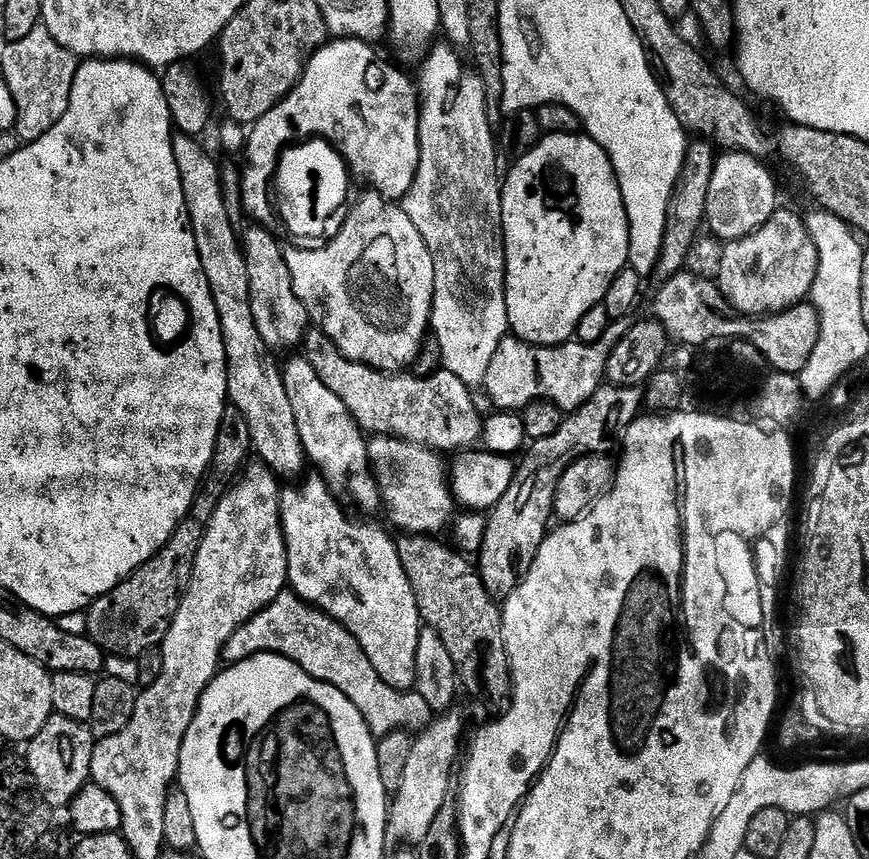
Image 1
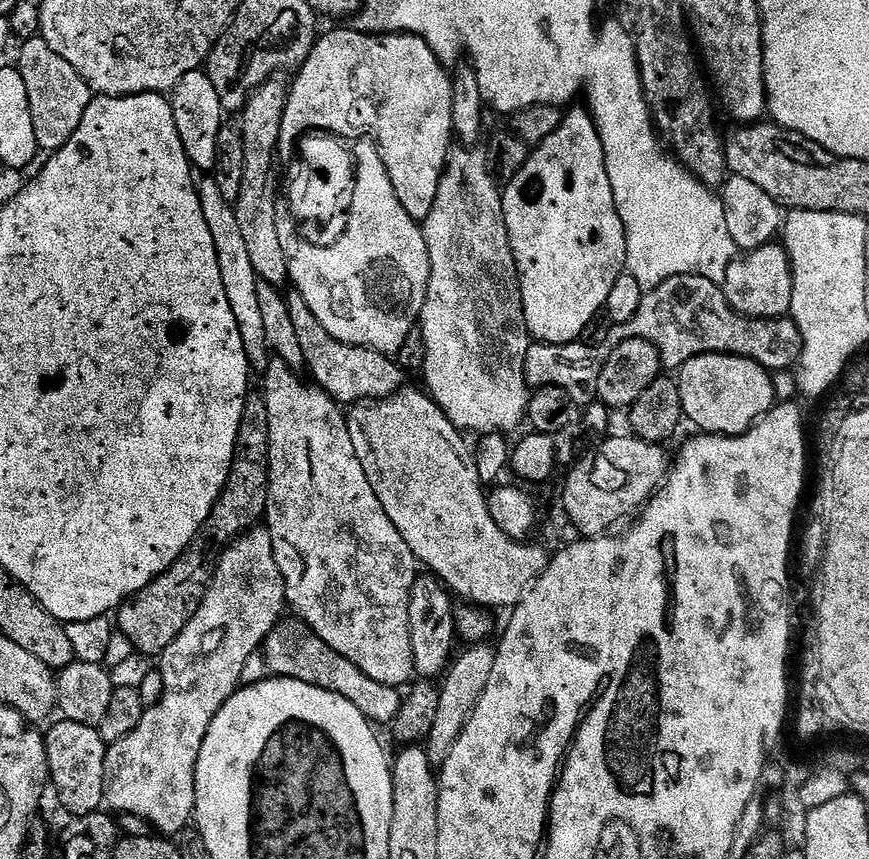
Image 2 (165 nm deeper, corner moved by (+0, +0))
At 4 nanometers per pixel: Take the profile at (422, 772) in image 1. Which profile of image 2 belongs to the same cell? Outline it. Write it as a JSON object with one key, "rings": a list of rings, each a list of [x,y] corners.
{"rings":[[[485,642],[465,647],[465,652],[461,656],[459,653],[449,663],[448,671],[442,677],[439,685],[438,715],[434,718],[434,730],[430,730],[426,741],[426,751],[433,766],[443,765],[450,750],[454,750],[454,742],[458,742],[458,738],[464,733],[470,714],[478,706],[478,698],[482,698],[482,690],[486,690],[490,682],[490,674],[494,674],[497,649],[490,645],[491,643]]]}

